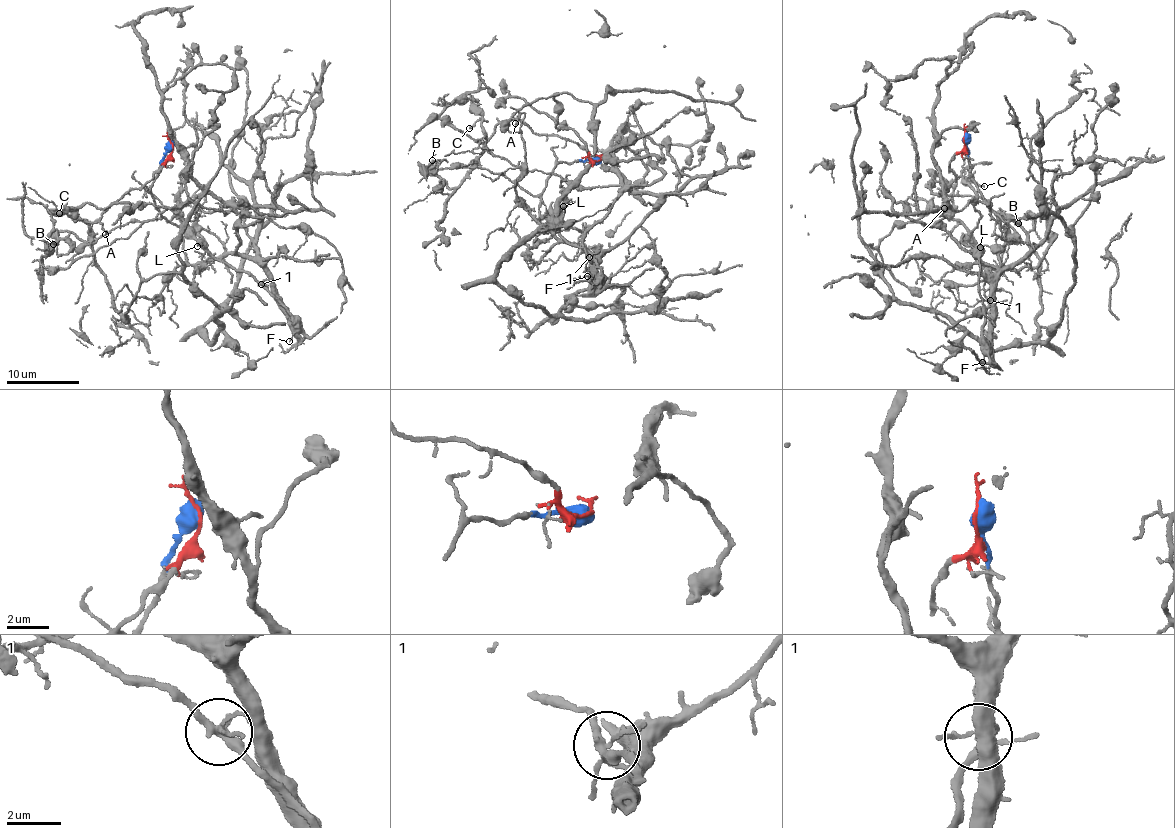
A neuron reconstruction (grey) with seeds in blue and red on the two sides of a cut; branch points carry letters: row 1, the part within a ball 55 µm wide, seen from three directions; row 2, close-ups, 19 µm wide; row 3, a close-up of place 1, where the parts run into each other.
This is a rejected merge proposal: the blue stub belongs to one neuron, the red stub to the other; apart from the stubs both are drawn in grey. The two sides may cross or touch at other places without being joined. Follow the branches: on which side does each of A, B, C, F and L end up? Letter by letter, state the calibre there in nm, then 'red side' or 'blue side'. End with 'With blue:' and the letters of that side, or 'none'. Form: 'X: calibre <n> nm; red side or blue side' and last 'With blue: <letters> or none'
A: calibre 170 nm; red side
B: calibre 170 nm; red side
C: calibre 110 nm; red side
F: calibre 120 nm; blue side
L: calibre 80 nm; blue side
With blue: F, L

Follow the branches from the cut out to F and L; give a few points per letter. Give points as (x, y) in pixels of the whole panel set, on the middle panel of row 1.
F: (598, 160), (554, 166), (542, 192), (539, 218), (596, 262), (600, 274), (594, 281), (587, 277)
L: (598, 160), (554, 166), (542, 192), (541, 222), (552, 225), (562, 206)

